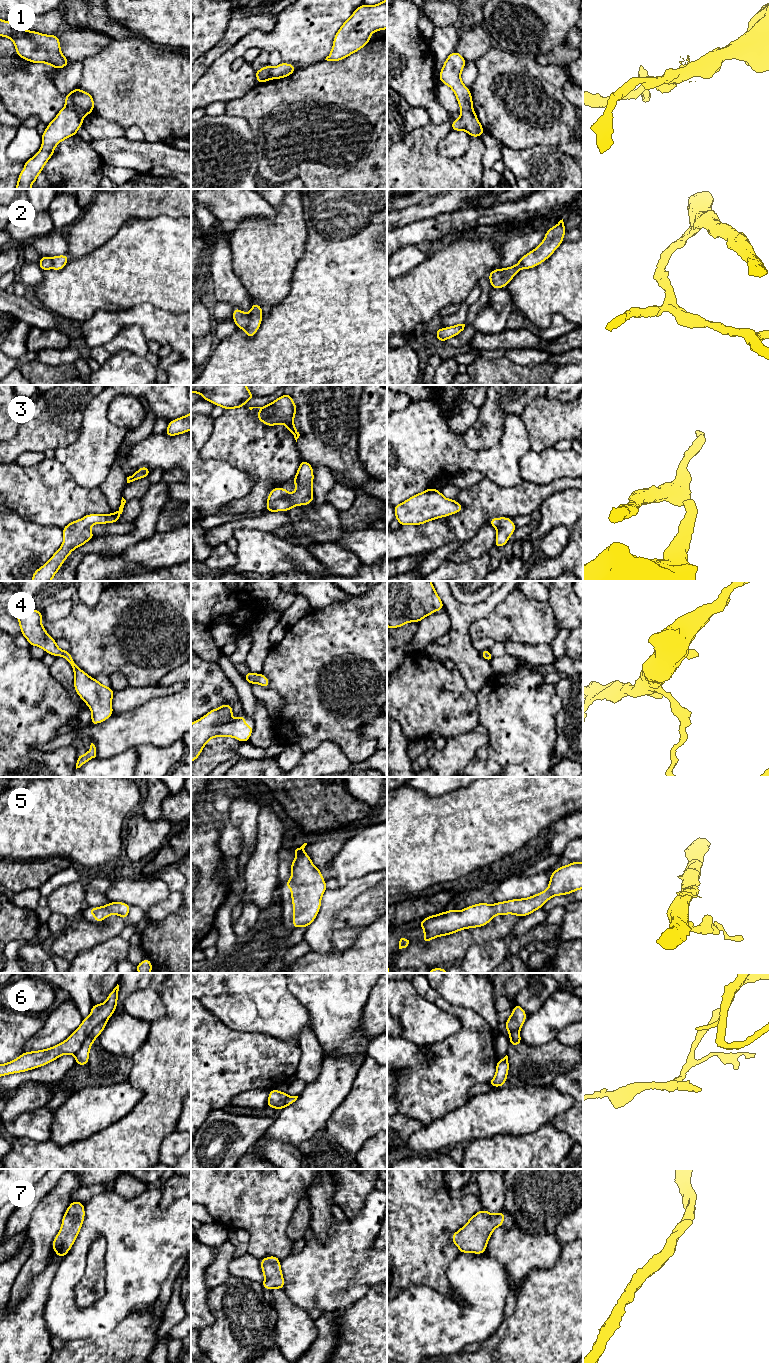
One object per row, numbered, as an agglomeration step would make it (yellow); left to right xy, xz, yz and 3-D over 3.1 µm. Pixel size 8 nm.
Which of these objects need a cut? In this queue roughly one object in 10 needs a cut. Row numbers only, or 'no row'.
1, 6

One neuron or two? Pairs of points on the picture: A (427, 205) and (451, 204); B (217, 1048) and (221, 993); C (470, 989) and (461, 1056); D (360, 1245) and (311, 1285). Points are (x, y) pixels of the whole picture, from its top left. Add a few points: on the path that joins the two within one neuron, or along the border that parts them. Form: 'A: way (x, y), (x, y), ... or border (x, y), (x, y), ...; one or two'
A: way (433, 205), (445, 204); one
B: border (202, 1003), (227, 1026), (240, 1030); two
C: border (447, 1002), (474, 1010), (486, 1022); two
D: way (348, 1253), (323, 1276); one

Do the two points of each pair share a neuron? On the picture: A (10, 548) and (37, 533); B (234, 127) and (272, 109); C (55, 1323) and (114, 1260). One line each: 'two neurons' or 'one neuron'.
A: one neuron
B: two neurons
C: one neuron

